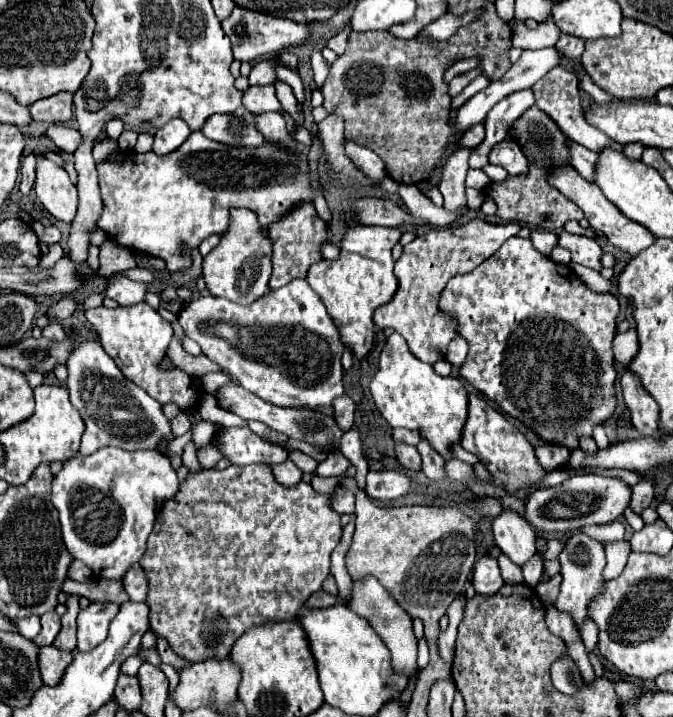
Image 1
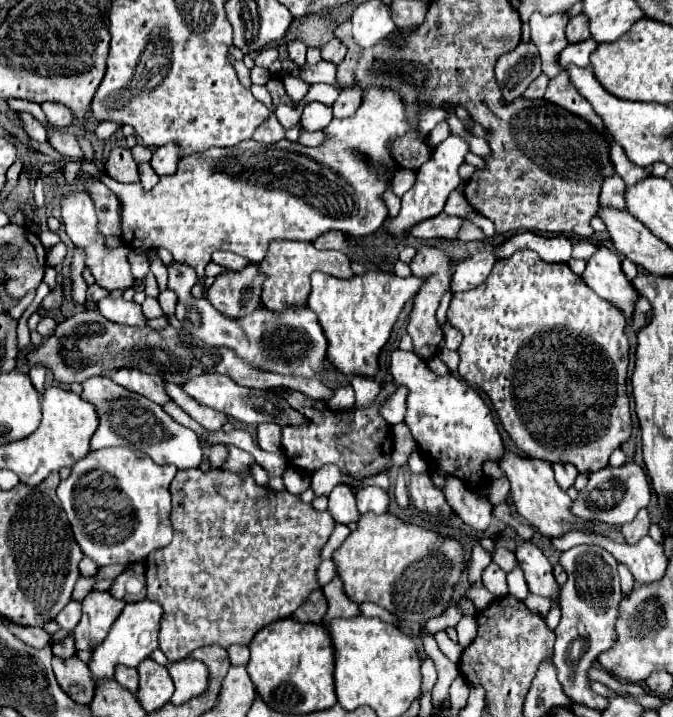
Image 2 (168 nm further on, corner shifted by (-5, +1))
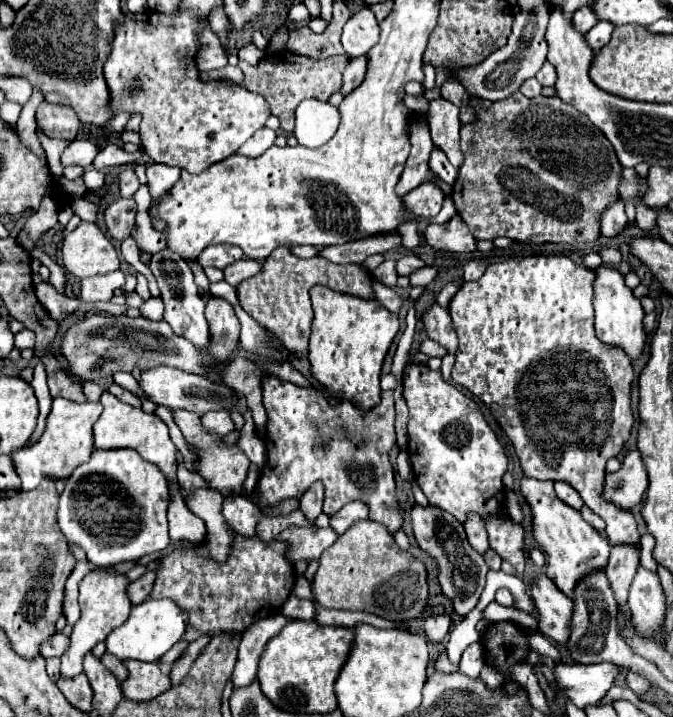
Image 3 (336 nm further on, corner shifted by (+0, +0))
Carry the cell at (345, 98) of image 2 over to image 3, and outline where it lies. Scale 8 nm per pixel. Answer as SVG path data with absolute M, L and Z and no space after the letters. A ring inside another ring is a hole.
M357 57L357 59L351 59L345 73L343 73L343 87L341 87L341 95L347 97L365 77L365 67L367 67L367 59L365 57Z

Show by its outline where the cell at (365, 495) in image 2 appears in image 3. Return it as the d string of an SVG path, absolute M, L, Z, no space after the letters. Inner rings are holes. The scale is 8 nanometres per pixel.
M351 501L347 505L343 505L333 517L331 517L331 527L343 535L355 521L361 521L361 519L367 519L369 515L369 509L367 505L363 505L363 501Z

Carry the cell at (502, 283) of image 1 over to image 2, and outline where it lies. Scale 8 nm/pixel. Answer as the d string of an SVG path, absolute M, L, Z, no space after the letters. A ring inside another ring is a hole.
M520 250L508 260L496 262L492 272L488 274L488 278L480 286L472 288L468 292L456 292L452 296L452 302L448 308L448 322L454 324L454 328L458 328L464 334L464 340L458 348L458 354L460 354L458 374L460 374L460 378L470 382L472 386L478 386L482 392L488 394L488 398L492 400L492 404L500 416L504 430L510 434L510 438L516 442L516 446L528 458L544 460L550 464L554 464L554 462L574 464L578 472L592 474L592 472L608 466L610 454L630 438L632 420L630 420L630 406L628 406L628 394L626 394L630 344L628 344L628 338L624 334L626 318L622 314L618 314L616 308L612 308L606 300L600 300L600 296L596 296L596 292L592 292L582 282L582 278L570 270L568 264L550 264L550 262L544 262L536 252Z

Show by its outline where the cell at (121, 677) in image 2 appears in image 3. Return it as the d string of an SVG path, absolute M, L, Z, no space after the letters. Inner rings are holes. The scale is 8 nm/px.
M105 653L103 657L101 657L101 663L119 679L119 681L125 681L127 677L129 677L129 673L127 673L127 669L125 669L125 665L117 659L117 657L113 657L113 655L109 655L109 653Z

